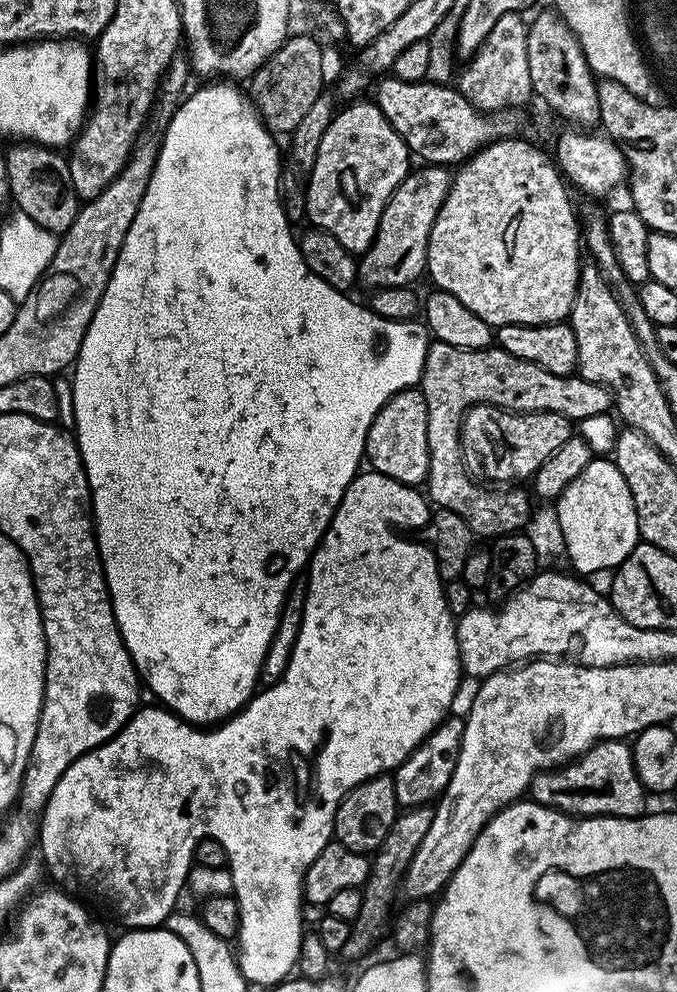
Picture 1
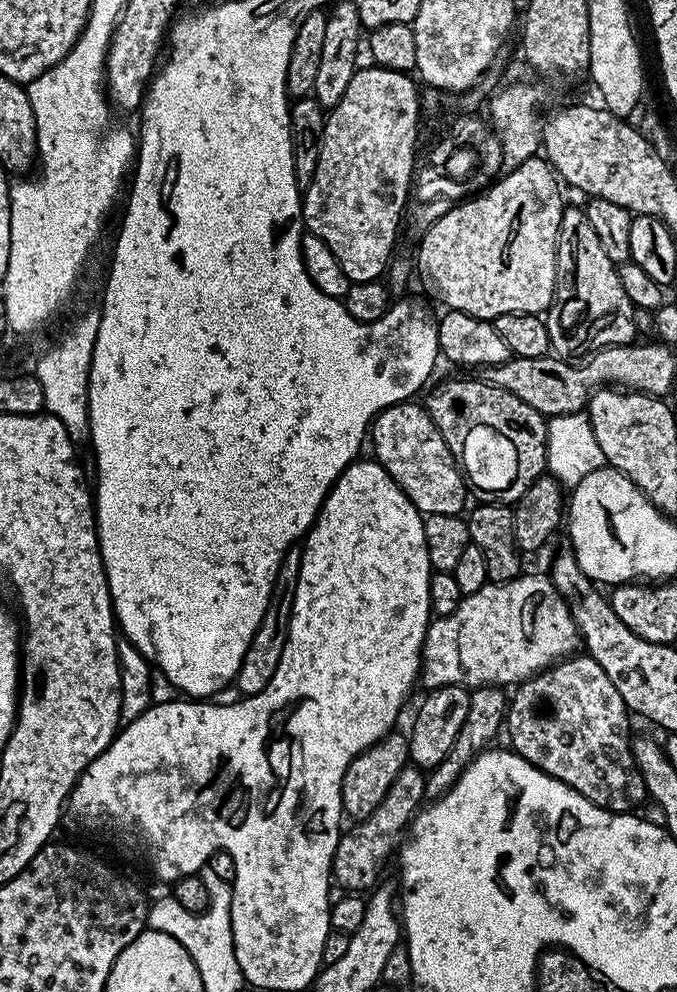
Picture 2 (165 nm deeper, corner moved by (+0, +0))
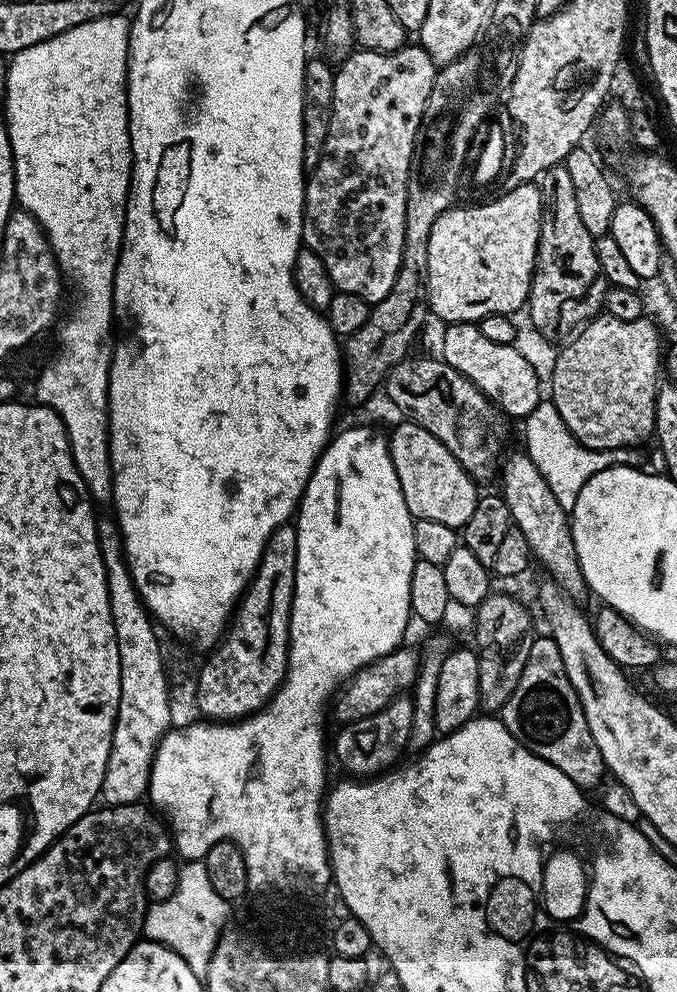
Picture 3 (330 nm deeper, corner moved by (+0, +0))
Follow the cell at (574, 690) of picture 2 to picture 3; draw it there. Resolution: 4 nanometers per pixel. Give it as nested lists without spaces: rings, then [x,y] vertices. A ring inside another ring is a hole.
[[[537,635],[530,646],[530,658],[526,658],[522,678],[518,678],[514,694],[510,694],[498,716],[506,730],[510,730],[526,750],[550,762],[550,766],[558,766],[558,770],[562,770],[562,774],[566,774],[566,778],[573,780],[581,790],[589,790],[606,776],[598,742],[594,742],[594,734],[590,734],[590,726],[586,726],[582,702],[566,678],[562,654],[558,654],[558,646],[551,635]]]

